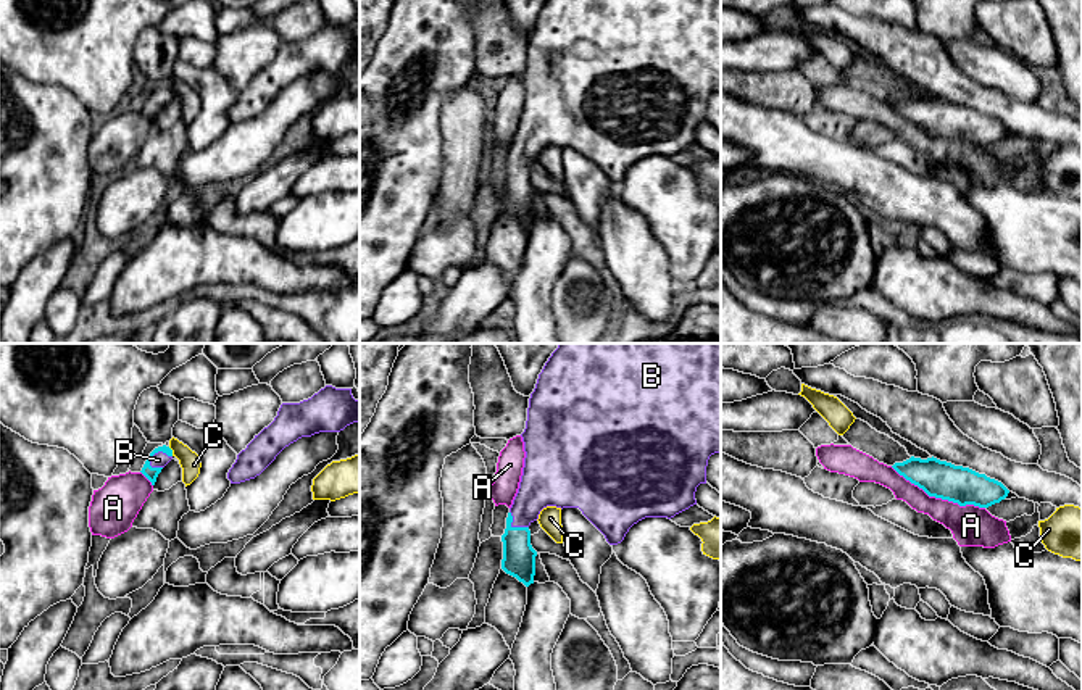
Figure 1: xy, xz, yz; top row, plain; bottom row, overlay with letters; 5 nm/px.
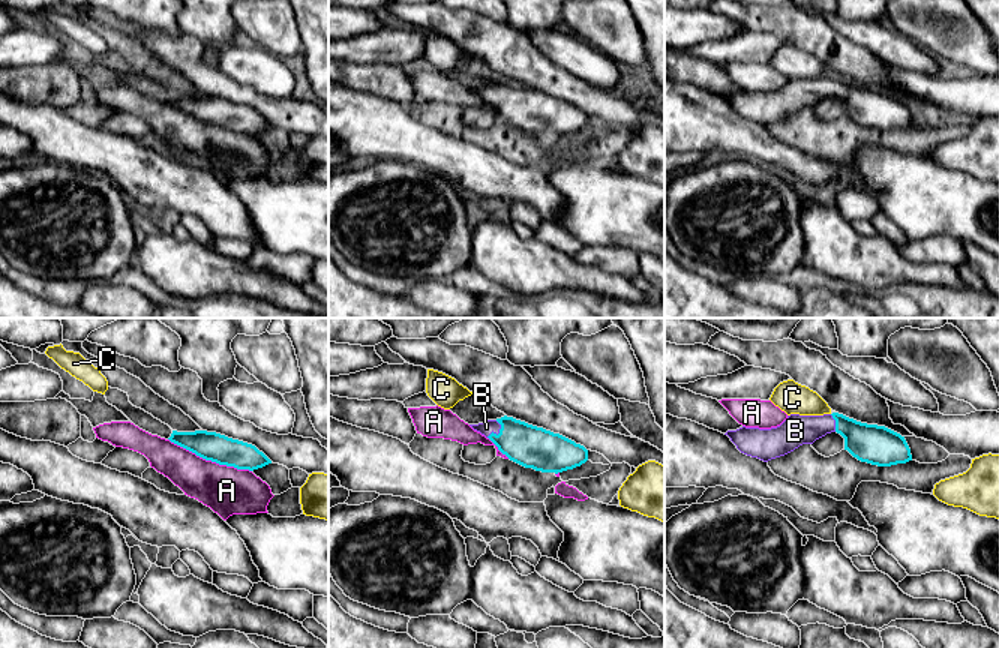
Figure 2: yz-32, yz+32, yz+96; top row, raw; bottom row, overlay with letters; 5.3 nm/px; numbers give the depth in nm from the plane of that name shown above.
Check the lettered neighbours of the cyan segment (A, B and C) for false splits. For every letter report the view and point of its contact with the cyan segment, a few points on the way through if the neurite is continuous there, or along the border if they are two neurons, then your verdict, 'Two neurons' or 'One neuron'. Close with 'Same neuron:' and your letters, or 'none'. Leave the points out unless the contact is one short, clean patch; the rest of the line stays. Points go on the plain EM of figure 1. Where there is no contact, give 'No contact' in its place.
A: Touches cyan at yz (937, 136). Two neurons
B: Touches cyan at xy (157, 91). Path across: xy (150, 112), (150, 97), (157, 91), (158, 99). One neuron
C: Touches cyan at xy (171, 91). Boundary: xy (168, 86), (173, 94). Two neurons
Same neuron: B

